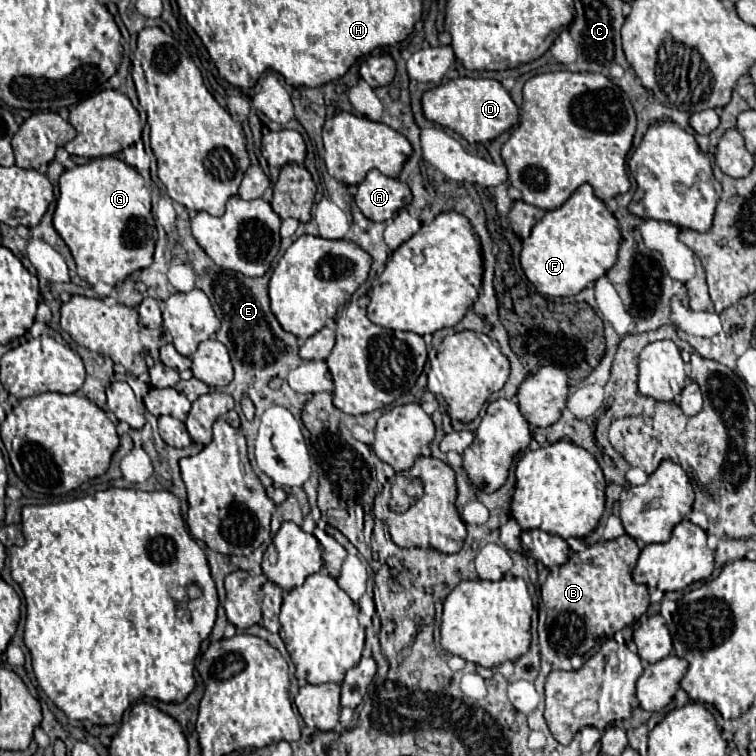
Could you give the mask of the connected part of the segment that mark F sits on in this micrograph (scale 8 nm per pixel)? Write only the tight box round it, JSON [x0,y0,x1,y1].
[520,184,620,296]

